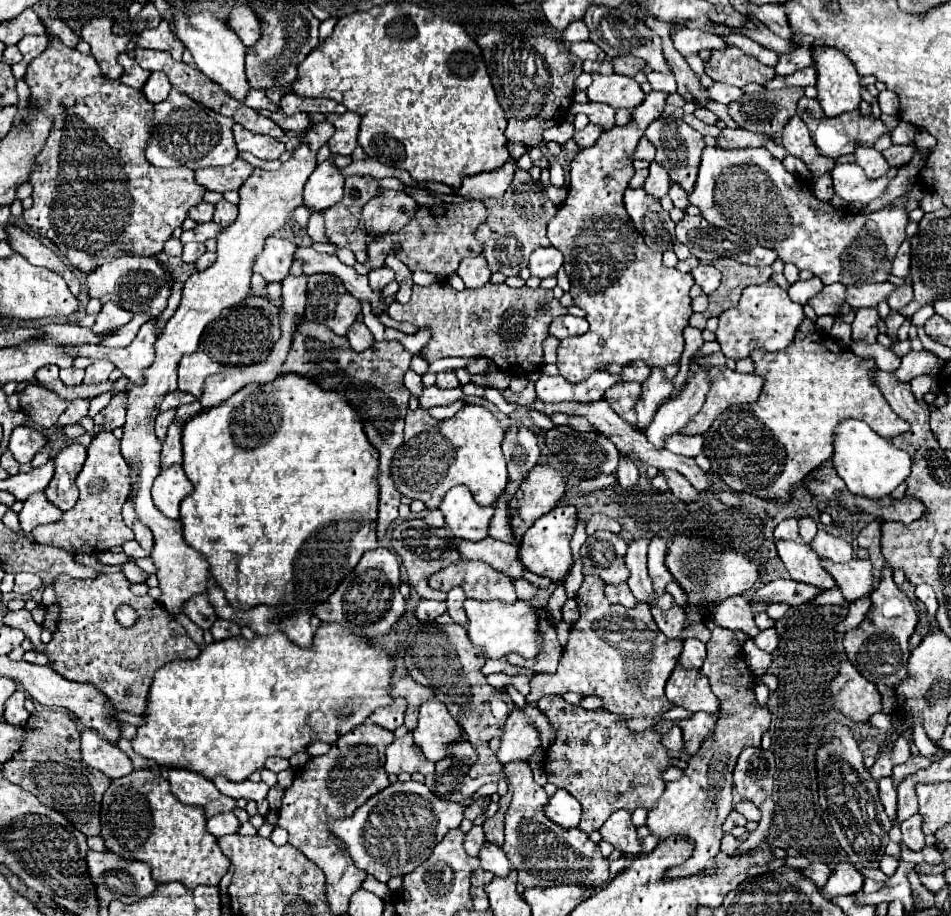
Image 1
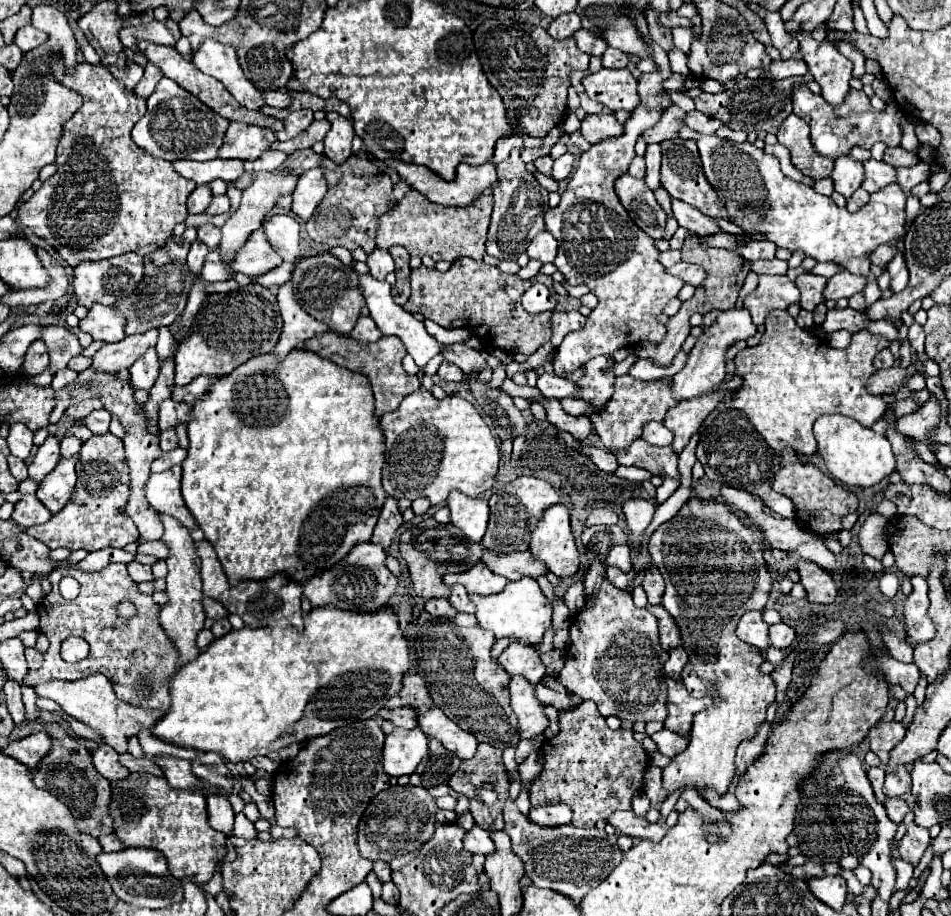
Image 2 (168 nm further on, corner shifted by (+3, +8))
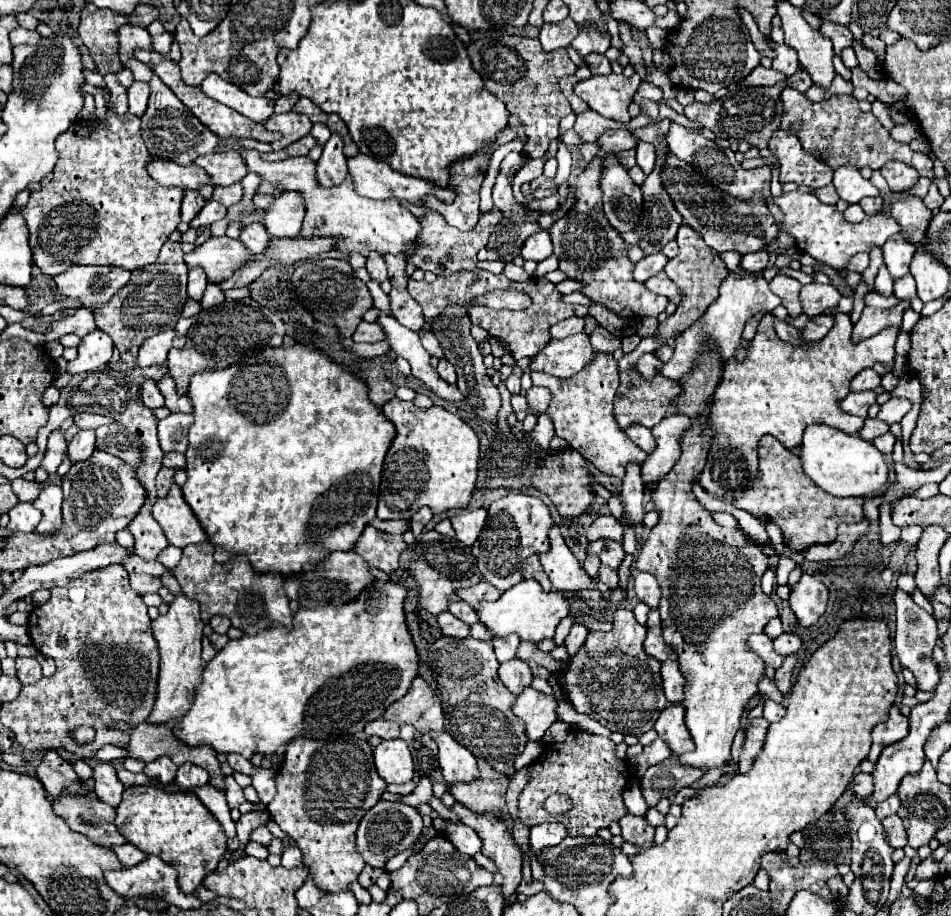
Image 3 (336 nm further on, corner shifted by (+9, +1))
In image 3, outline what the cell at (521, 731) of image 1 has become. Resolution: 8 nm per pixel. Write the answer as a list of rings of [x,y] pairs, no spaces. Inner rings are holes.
[[[526,687],[512,705],[512,713],[526,723],[526,737],[538,741],[546,729],[556,721],[556,699],[548,697],[532,687]]]

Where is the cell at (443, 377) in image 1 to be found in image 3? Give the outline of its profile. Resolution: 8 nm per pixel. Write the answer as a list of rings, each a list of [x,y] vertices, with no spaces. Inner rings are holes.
[[[440,359],[436,371],[438,371],[438,375],[440,375],[446,383],[450,383],[450,385],[456,383],[456,371],[454,371],[454,367],[452,367],[446,359]]]

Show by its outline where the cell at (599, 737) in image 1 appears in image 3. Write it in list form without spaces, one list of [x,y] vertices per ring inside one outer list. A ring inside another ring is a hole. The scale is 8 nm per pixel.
[[[572,729],[568,741],[544,747],[538,761],[528,767],[528,773],[530,779],[518,797],[518,821],[528,827],[544,821],[558,821],[566,825],[570,837],[592,837],[598,829],[608,827],[628,813],[622,793],[632,777],[630,763],[616,757],[616,743],[608,737]],[[554,791],[576,791],[576,807],[564,815],[550,815],[544,809],[544,801],[554,795]]]

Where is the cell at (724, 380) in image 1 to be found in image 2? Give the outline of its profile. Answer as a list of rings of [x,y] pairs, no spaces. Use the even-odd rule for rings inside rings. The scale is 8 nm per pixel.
[[[708,392],[698,398],[690,398],[688,402],[680,402],[678,406],[668,410],[664,418],[664,426],[674,432],[674,440],[672,440],[674,454],[680,454],[684,450],[692,434],[696,434],[698,428],[702,426],[704,418],[716,408],[716,404],[724,396],[730,396],[730,394],[734,392]]]

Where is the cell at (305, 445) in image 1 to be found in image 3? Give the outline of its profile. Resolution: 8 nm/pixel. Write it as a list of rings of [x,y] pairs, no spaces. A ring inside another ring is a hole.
[[[290,345],[290,347],[276,347],[264,349],[264,357],[260,363],[252,365],[232,365],[230,369],[216,369],[206,373],[196,373],[190,379],[188,397],[194,405],[194,425],[188,431],[188,451],[186,451],[186,483],[182,485],[182,495],[190,509],[194,511],[196,519],[200,521],[202,529],[208,535],[208,541],[214,545],[214,559],[216,561],[230,561],[232,557],[244,555],[248,557],[250,565],[258,573],[280,573],[280,575],[296,575],[304,569],[314,569],[320,561],[324,561],[332,551],[350,551],[354,549],[356,541],[360,539],[364,527],[376,517],[378,505],[378,487],[380,487],[380,473],[386,449],[394,439],[394,425],[382,415],[380,409],[368,399],[368,387],[362,379],[340,367],[338,363],[330,361],[324,353],[310,345]]]

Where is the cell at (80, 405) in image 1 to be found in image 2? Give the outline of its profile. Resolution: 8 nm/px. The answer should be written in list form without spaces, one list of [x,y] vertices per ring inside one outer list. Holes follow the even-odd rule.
[[[94,398],[94,400],[82,400],[80,404],[70,406],[70,408],[66,410],[66,416],[74,418],[74,420],[82,420],[82,418],[86,418],[90,412],[100,410],[100,408],[104,408],[104,406],[102,406],[102,402],[96,400],[96,398]]]

